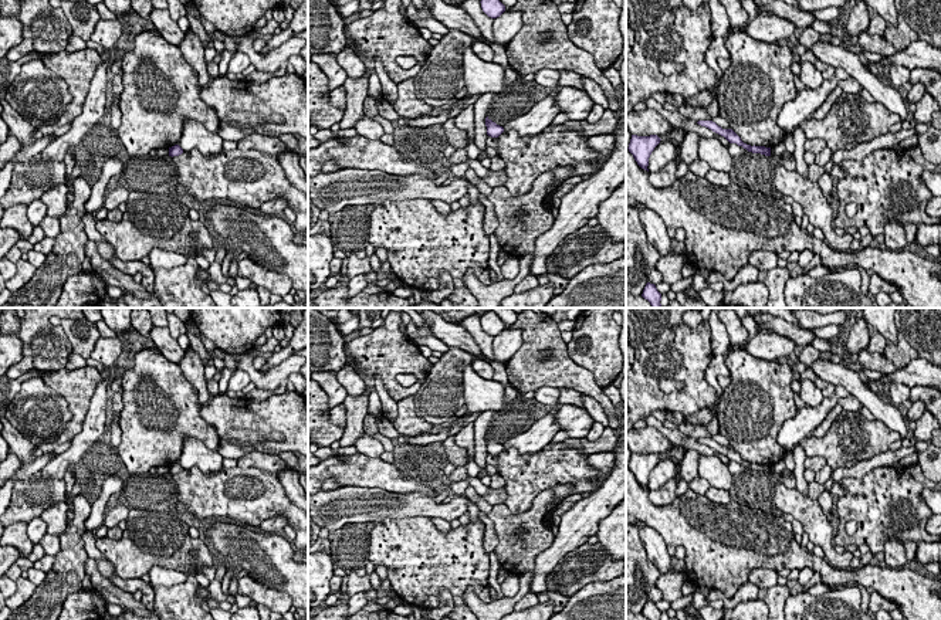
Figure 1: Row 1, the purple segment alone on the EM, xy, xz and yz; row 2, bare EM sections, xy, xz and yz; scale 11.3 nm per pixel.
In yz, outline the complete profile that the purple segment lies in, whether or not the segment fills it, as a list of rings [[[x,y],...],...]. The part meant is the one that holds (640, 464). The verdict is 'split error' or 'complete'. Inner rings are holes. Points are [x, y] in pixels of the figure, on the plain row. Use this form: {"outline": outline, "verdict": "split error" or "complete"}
{"outline": [[[632,453],[627,467],[642,487],[649,489],[647,487],[649,475],[654,468],[654,465],[660,461],[660,458],[661,457],[657,453],[650,453],[650,454]]], "verdict": "complete"}

